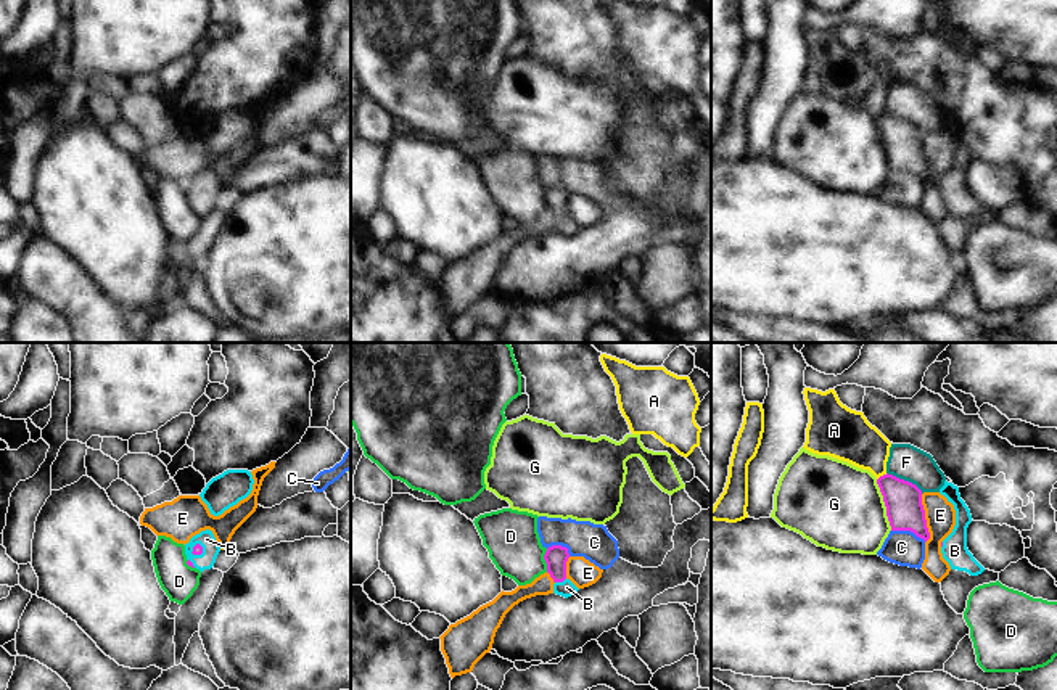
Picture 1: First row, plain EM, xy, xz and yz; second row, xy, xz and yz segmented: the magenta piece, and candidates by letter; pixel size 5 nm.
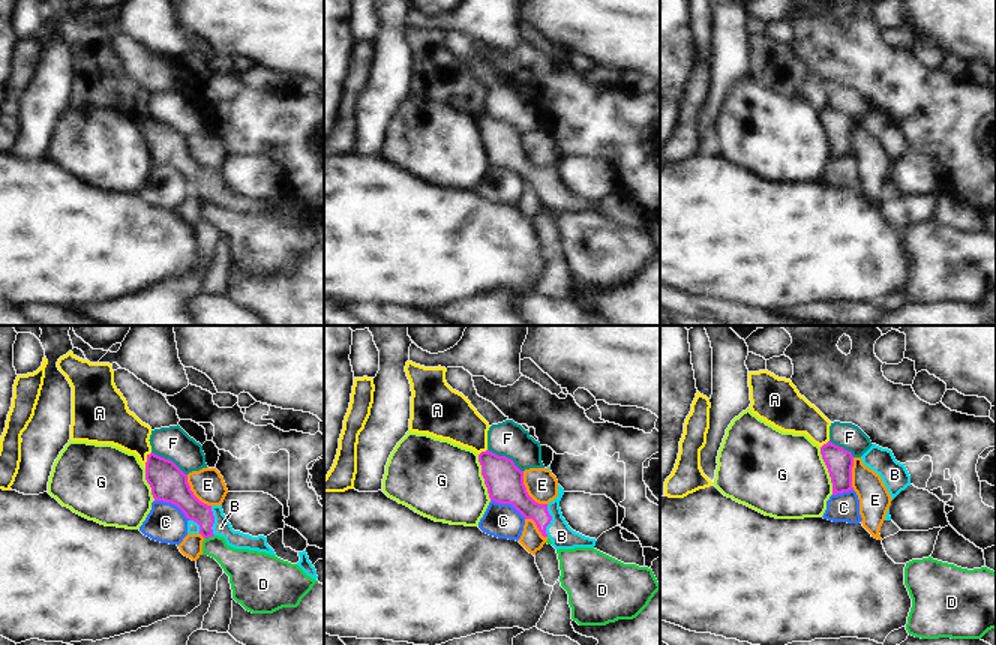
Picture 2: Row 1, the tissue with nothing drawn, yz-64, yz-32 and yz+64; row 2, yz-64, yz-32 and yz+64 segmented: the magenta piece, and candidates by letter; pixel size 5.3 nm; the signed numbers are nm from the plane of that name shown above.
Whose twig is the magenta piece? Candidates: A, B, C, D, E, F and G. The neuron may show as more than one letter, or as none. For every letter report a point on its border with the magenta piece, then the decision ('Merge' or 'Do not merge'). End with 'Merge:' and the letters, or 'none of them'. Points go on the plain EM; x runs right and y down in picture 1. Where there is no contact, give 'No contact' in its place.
A: Touches magenta at yz (884, 114). Do not merge
B: Touches magenta at xz (560, 221). Merge
C: Touches magenta at yz (909, 169). Do not merge
D: Touches magenta at xz (544, 198). Do not merge
E: Touches magenta at yz (924, 158). Do not merge
F: Touches magenta at yz (903, 119). Do not merge
G: Touches magenta at yz (885, 145). Do not merge
Merge: B

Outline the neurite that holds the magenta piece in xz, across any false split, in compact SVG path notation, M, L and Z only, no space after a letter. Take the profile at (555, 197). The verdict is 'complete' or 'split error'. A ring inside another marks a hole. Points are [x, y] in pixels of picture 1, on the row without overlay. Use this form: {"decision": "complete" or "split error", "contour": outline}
{"decision": "split error", "contour": "M552 185L547 188L544 199L547 203L547 212L553 219L553 233L565 238L574 235L579 228L566 217L566 201L570 198L568 188L561 185Z"}

